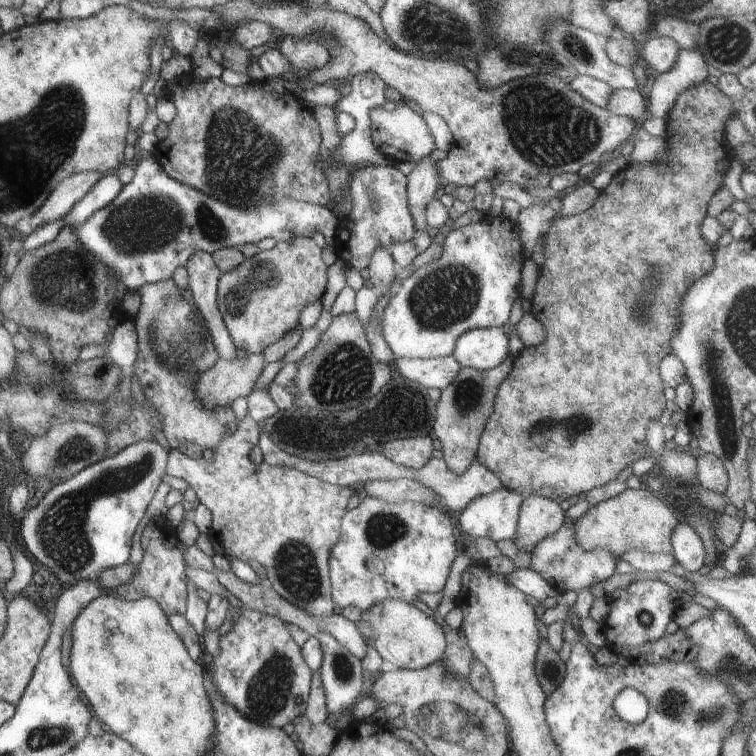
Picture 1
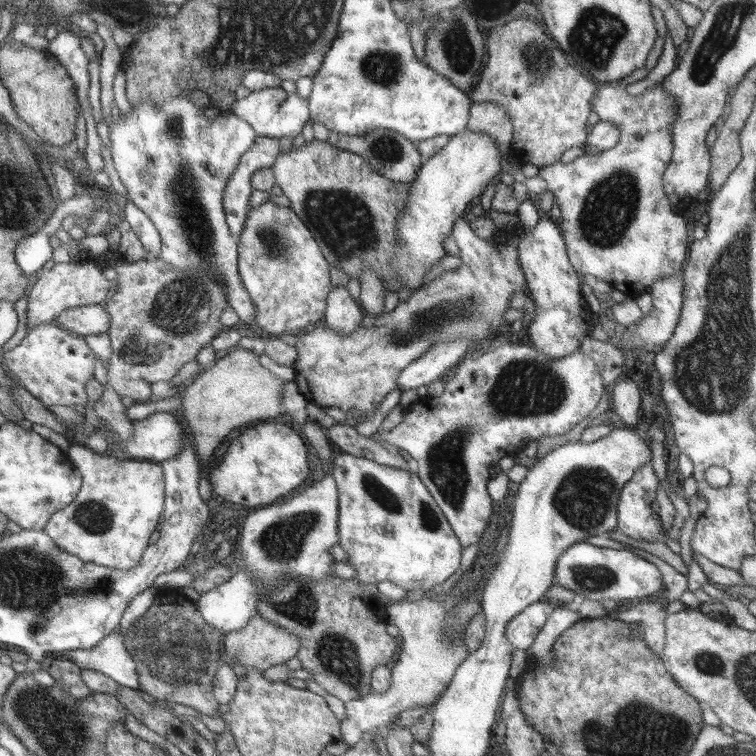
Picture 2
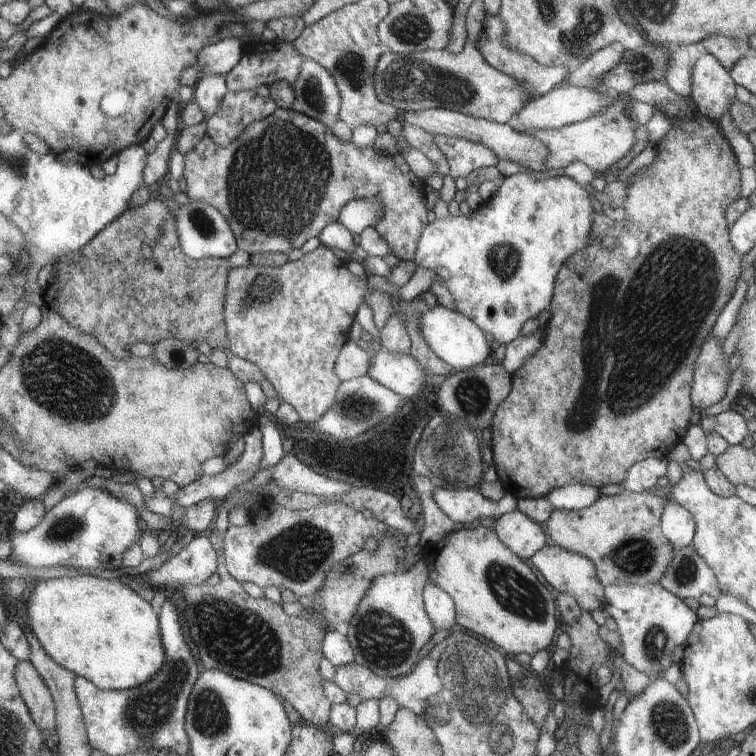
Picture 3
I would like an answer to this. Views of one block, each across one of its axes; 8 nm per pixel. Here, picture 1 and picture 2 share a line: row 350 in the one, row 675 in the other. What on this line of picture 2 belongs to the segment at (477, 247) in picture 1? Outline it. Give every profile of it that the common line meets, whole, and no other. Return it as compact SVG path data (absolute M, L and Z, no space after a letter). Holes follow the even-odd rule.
M406 598L392 602L387 605L387 621L394 624L400 630L398 638L401 639L401 653L394 666L391 666L392 684L390 688L382 694L375 694L365 696L357 701L346 701L344 706L346 708L346 719L342 720L341 737L344 744L353 747L358 742L362 741L363 732L373 733L375 729L382 730L388 727L397 720L397 714L414 707L421 707L422 705L432 705L448 688L452 682L458 666L465 661L470 652L465 646L464 638L459 636L456 642L452 644L442 644L442 626L446 626L450 612L422 612L420 604L417 601L408 601Z

